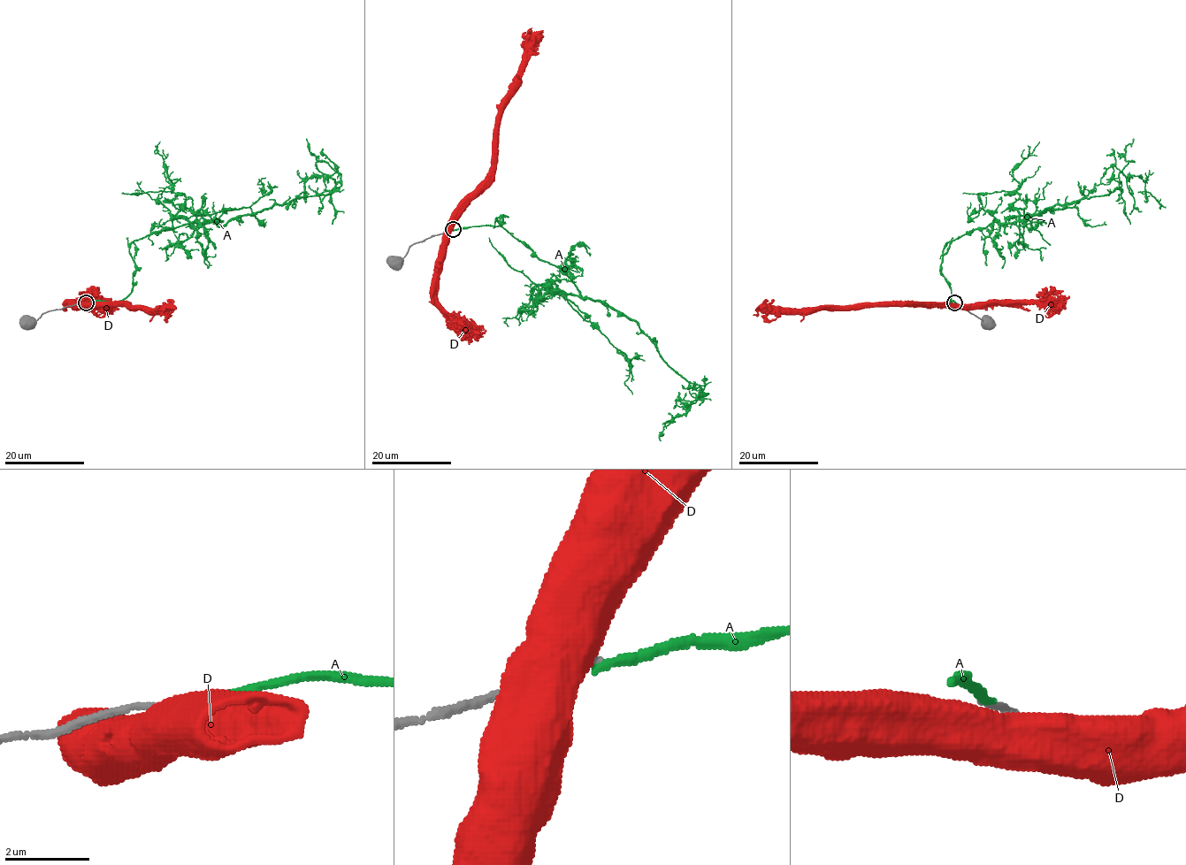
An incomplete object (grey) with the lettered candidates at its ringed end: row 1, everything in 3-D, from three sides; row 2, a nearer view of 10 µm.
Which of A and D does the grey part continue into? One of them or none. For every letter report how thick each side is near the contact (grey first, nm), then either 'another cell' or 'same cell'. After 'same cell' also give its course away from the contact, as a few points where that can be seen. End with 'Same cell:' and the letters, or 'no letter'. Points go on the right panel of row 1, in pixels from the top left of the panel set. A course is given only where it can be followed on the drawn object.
A: 150 nm thick on the grey side, 190 nm on the other; another cell
D: 200 nm thick on the grey side, 800 nm on the other; another cell
Same cell: no letter

